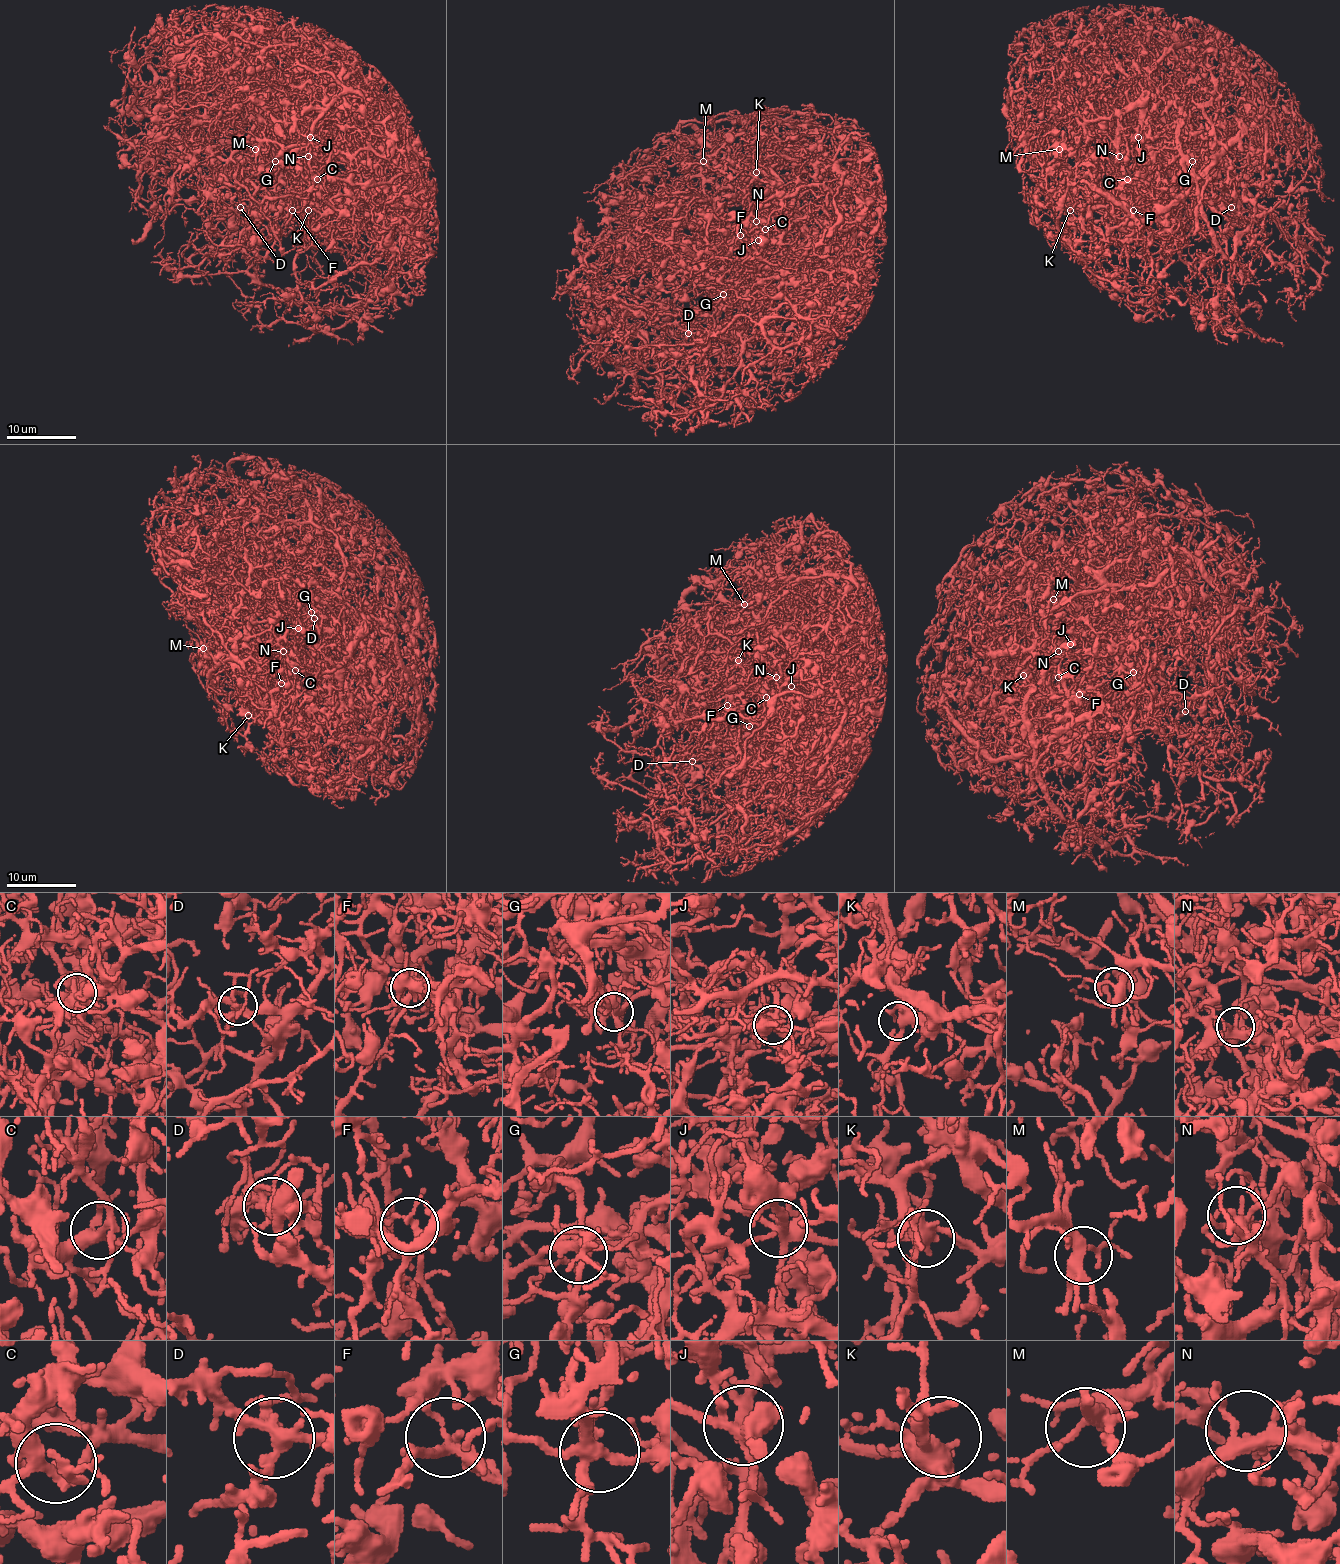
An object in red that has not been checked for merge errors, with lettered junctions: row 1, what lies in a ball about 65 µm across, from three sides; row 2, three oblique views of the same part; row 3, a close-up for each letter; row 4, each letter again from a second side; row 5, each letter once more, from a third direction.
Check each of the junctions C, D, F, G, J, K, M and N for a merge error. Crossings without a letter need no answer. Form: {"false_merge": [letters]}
{"false_merge": []}

